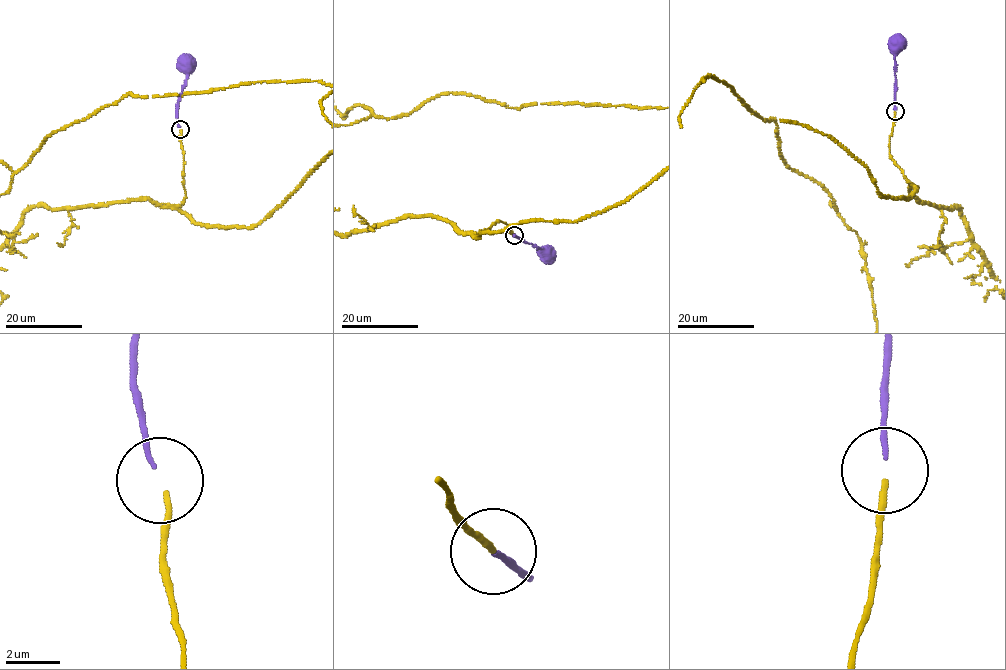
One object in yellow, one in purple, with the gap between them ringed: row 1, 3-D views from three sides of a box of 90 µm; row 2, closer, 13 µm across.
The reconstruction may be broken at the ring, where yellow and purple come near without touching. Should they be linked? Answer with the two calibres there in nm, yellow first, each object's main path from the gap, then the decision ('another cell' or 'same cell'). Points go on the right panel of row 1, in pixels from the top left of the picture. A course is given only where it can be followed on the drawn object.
calibres 220 and 160 nm; course purple (895, 109), (895, 44); same cell

